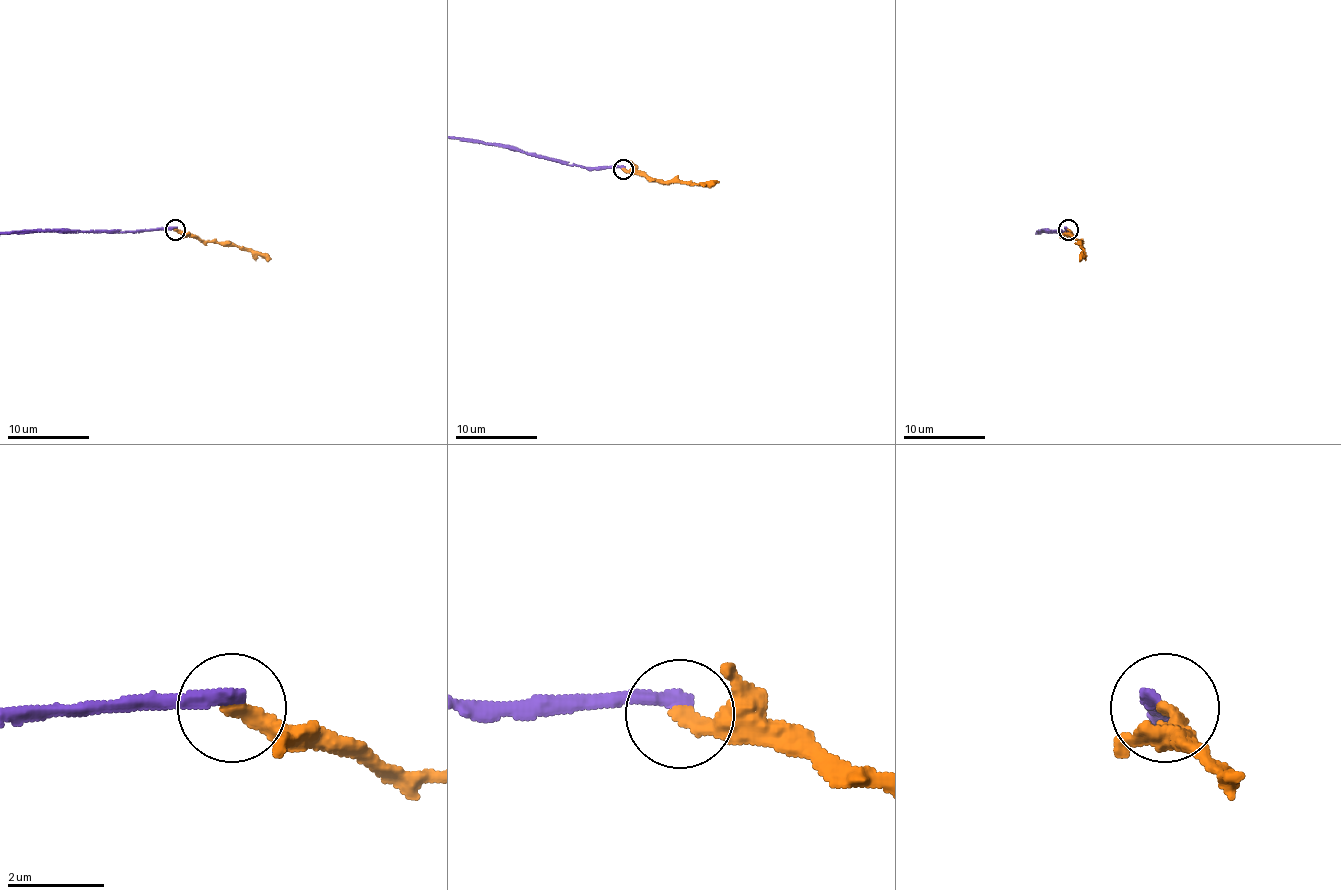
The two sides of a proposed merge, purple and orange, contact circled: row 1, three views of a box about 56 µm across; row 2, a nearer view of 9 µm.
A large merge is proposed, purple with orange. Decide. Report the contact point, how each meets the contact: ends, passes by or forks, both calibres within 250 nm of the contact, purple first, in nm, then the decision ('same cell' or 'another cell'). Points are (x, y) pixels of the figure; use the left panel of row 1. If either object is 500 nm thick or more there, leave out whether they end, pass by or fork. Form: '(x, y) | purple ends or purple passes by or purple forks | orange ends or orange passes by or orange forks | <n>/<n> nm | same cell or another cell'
(175, 230) | purple ends | orange ends | 280/300 nm | another cell

